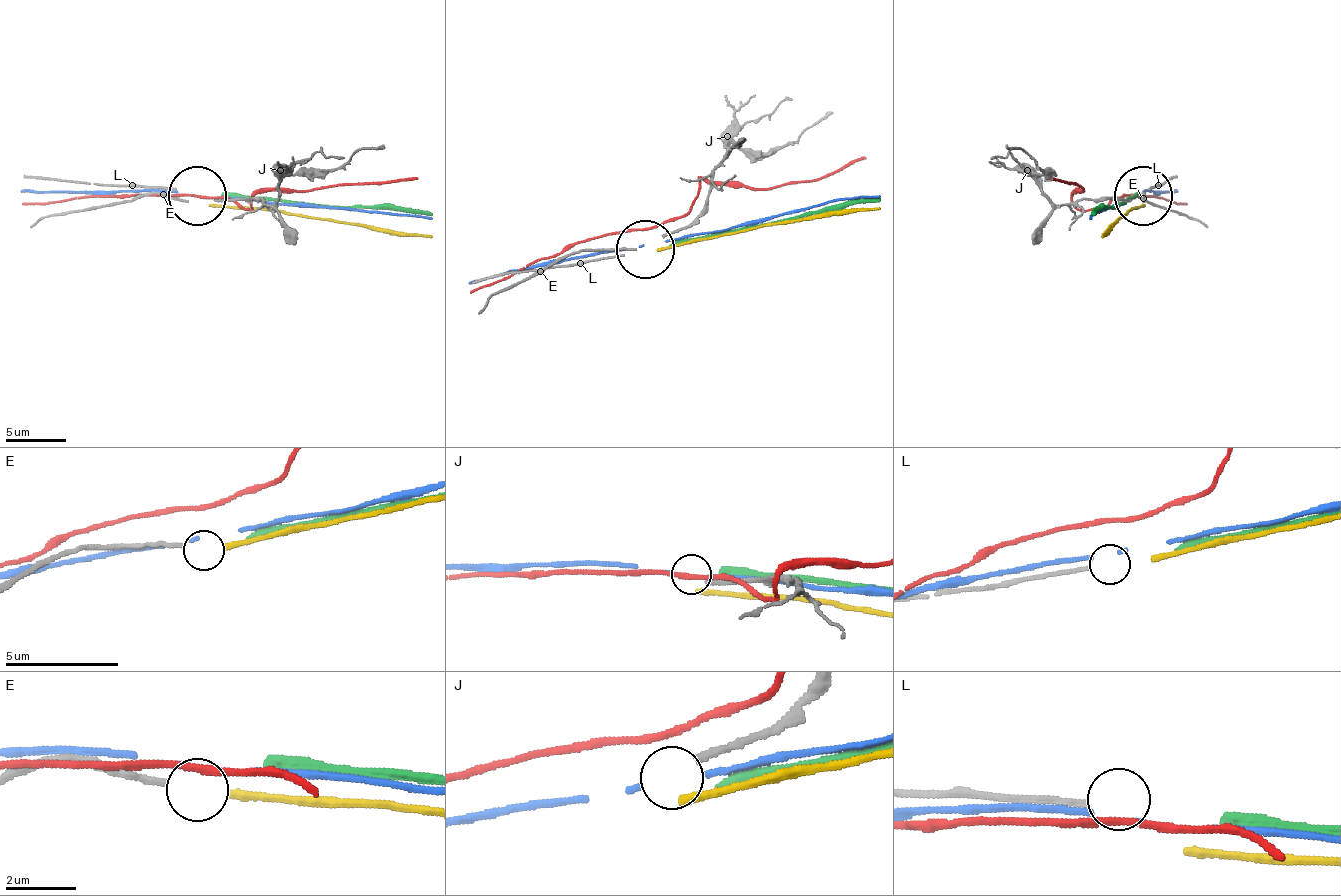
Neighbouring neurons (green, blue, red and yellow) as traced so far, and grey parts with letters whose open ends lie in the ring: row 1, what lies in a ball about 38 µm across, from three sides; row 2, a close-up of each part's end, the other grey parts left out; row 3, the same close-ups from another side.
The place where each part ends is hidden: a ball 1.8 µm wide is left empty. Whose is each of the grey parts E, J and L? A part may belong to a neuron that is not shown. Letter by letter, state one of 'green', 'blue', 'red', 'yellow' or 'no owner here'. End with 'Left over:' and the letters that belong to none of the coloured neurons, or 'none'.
E: yellow
J: no owner here
L: no owner here
Left over: J, L

